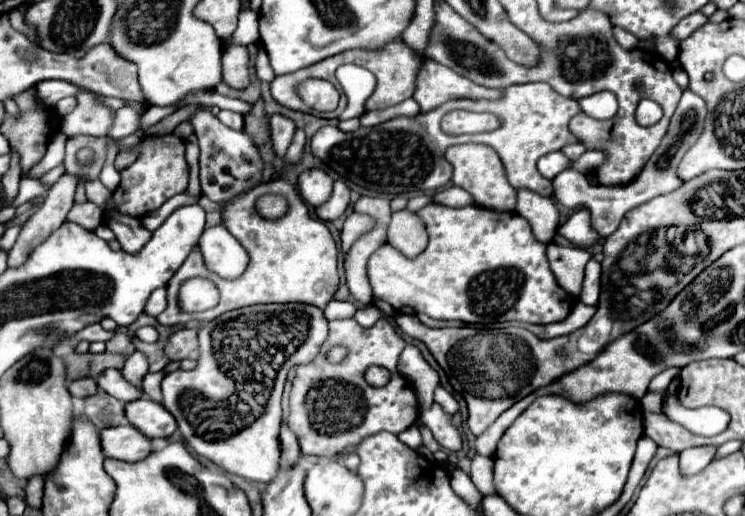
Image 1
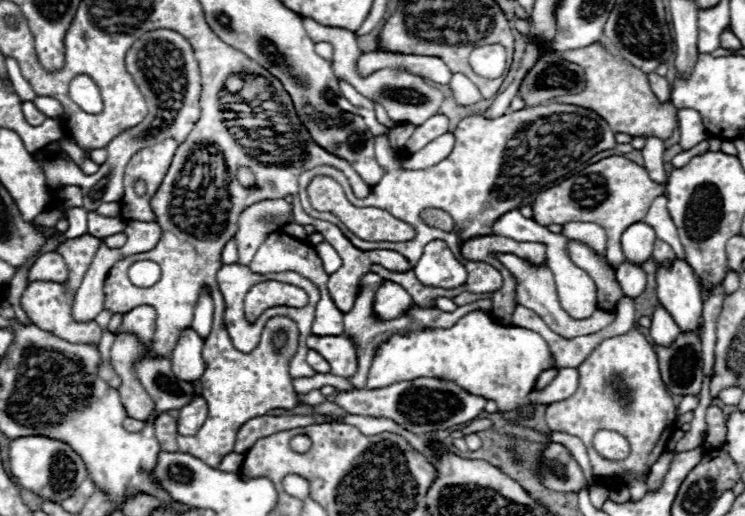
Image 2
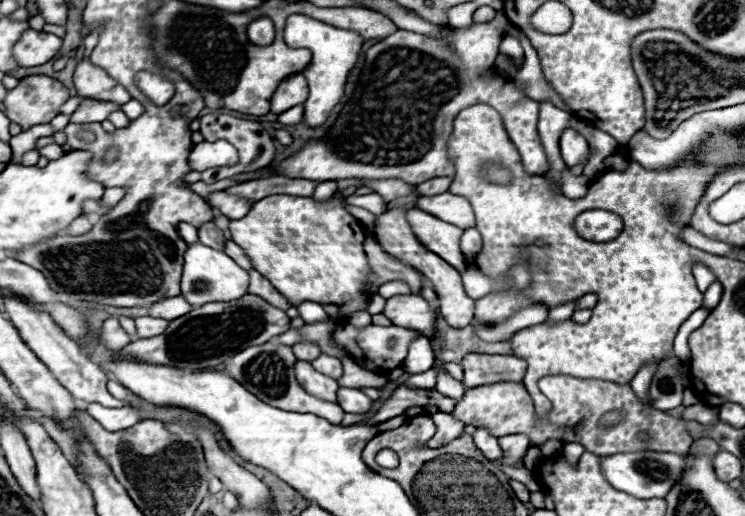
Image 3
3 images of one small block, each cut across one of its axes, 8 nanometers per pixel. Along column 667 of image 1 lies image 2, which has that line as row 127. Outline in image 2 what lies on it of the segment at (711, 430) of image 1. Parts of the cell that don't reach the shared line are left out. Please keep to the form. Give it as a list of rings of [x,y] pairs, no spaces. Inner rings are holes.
[[[402,124],[402,126],[394,126],[394,128],[392,128],[388,140],[390,140],[390,146],[392,146],[392,150],[394,150],[396,154],[404,148],[406,140],[414,134],[414,128],[416,128],[416,126],[412,126],[412,124]]]

